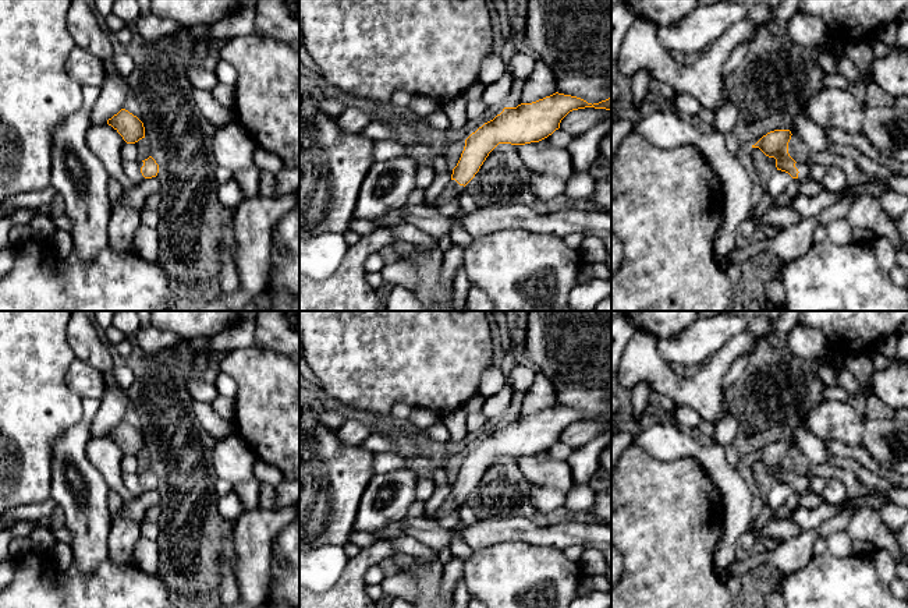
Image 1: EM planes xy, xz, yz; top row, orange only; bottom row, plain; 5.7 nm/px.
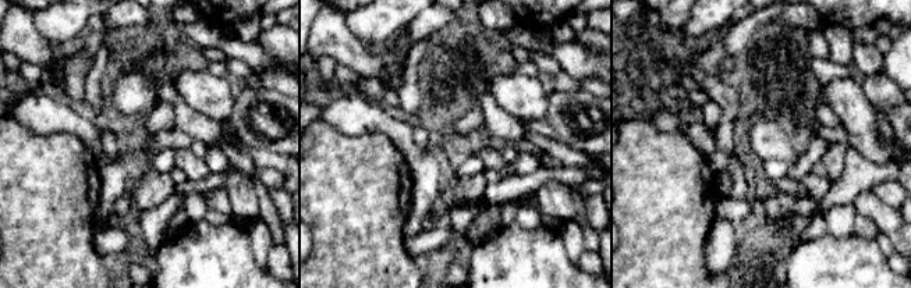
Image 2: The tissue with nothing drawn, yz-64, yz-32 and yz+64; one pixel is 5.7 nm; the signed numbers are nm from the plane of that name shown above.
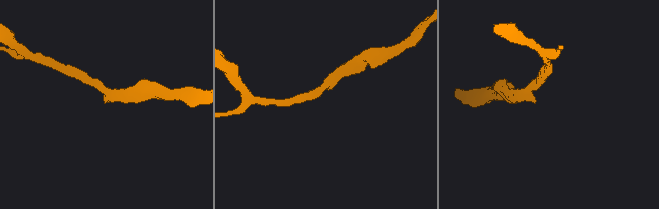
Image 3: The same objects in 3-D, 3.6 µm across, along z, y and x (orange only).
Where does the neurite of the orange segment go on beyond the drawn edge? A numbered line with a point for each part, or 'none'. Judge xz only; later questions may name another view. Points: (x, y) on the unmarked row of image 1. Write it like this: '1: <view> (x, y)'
1: xz (453, 502)

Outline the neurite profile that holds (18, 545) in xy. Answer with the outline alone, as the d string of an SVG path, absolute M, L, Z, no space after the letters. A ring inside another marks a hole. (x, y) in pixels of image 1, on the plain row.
M15 537L10 541L8 552L10 559L15 561L21 555L29 552L32 548L29 537Z

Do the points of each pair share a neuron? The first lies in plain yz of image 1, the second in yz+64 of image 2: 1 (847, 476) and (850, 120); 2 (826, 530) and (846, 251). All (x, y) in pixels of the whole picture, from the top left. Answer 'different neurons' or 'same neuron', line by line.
1: different neurons
2: different neurons

